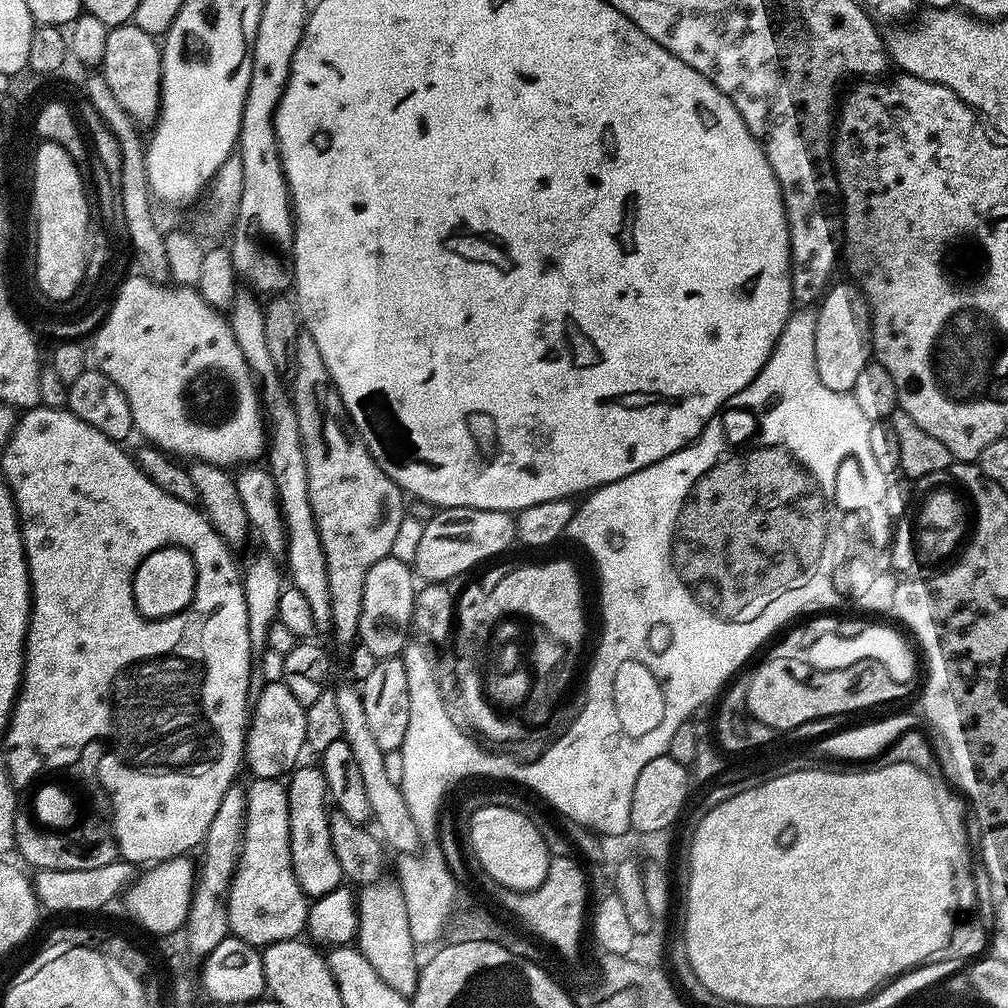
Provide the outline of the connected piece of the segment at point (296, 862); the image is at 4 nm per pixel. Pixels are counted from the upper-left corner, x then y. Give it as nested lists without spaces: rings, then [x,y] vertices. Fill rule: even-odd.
[[[319,766],[304,767],[297,767],[286,780],[290,806],[290,862],[294,878],[298,878],[298,886],[305,896],[315,898],[341,887],[344,871],[342,866],[338,866],[338,857],[330,842],[330,797],[324,771]]]

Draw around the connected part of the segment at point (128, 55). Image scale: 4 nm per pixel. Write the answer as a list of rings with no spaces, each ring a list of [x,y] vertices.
[[[131,22],[111,29],[106,38],[103,76],[119,105],[140,126],[155,124],[160,115],[160,49],[157,37],[138,30]]]

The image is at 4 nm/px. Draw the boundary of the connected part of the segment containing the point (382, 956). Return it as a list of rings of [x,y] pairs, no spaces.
[[[381,879],[375,884],[366,884],[359,889],[356,896],[356,927],[355,947],[378,970],[378,978],[396,990],[398,994],[411,997],[416,990],[416,979],[420,976],[420,968],[416,964],[418,945],[410,934],[410,918],[406,914],[406,898],[402,894],[399,883],[395,879]]]

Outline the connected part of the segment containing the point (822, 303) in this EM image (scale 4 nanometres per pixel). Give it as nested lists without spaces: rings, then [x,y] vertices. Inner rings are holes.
[[[833,283],[825,291],[816,308],[816,329],[814,330],[814,358],[818,362],[818,378],[829,390],[851,393],[862,366],[870,362],[872,351],[872,315],[868,312],[868,303],[855,283]]]

